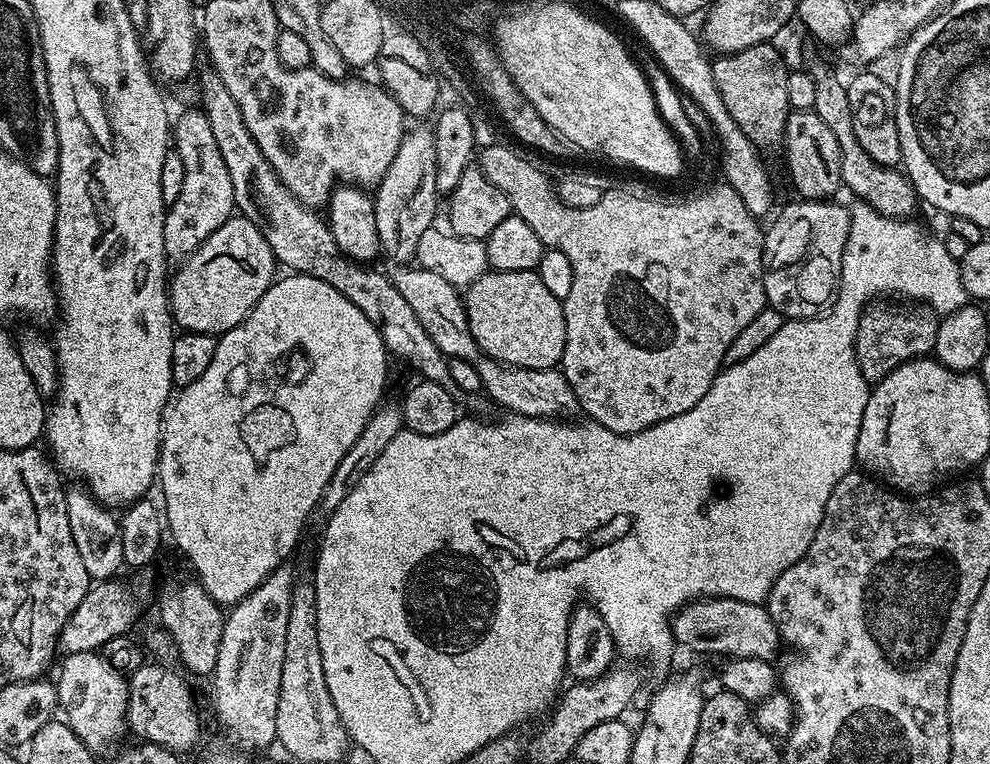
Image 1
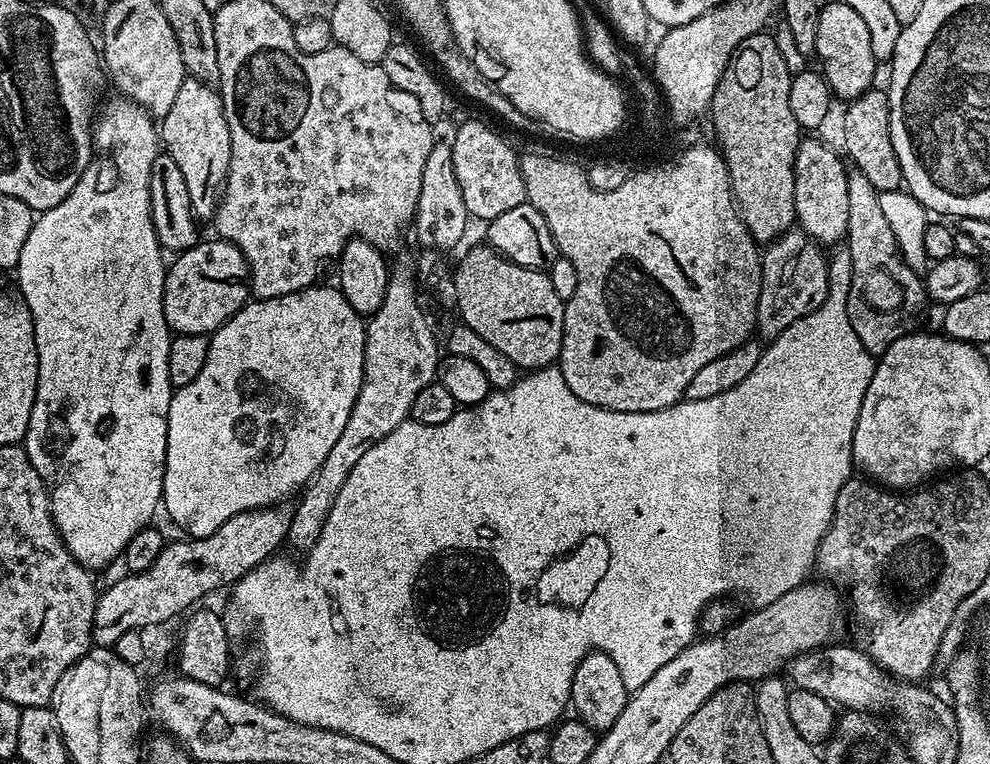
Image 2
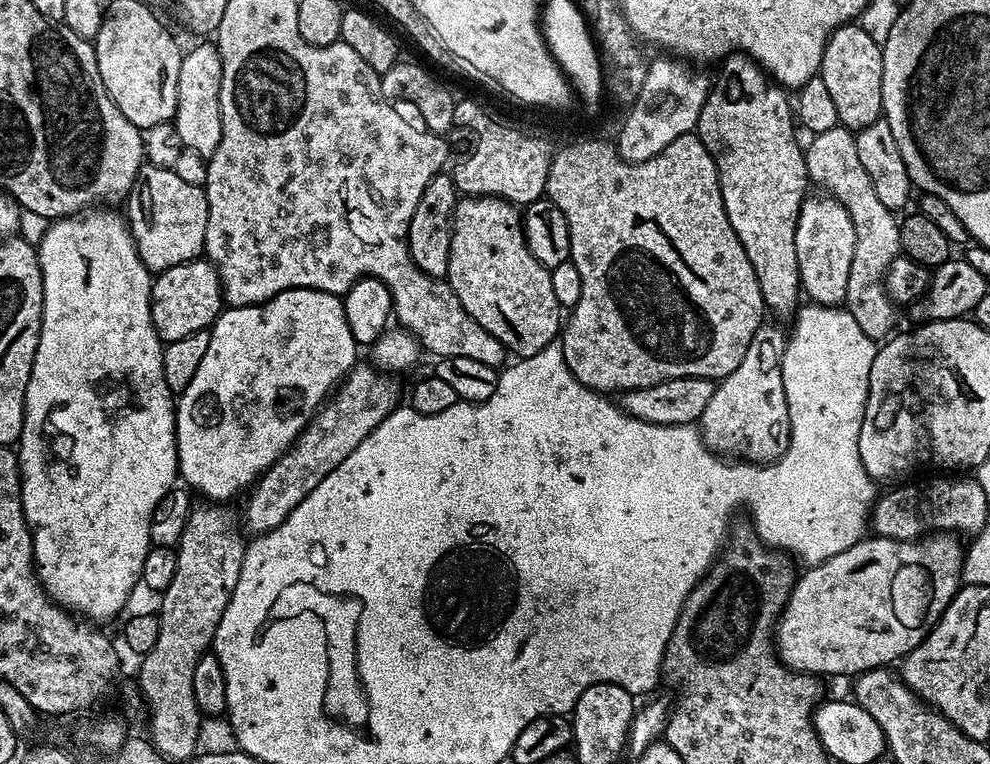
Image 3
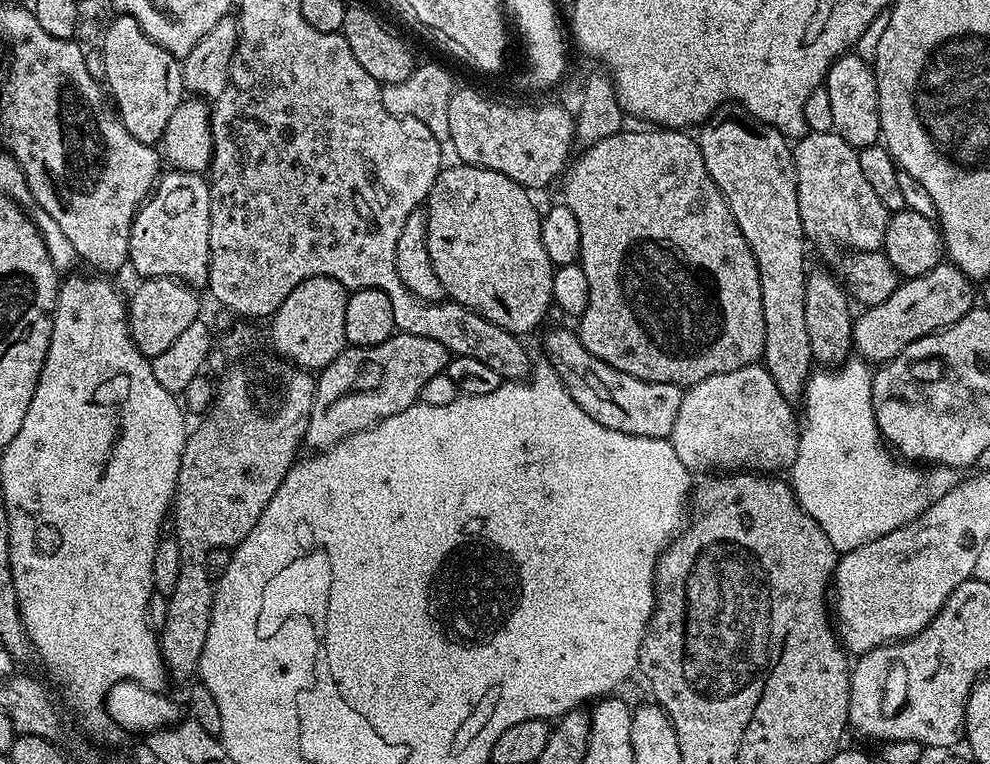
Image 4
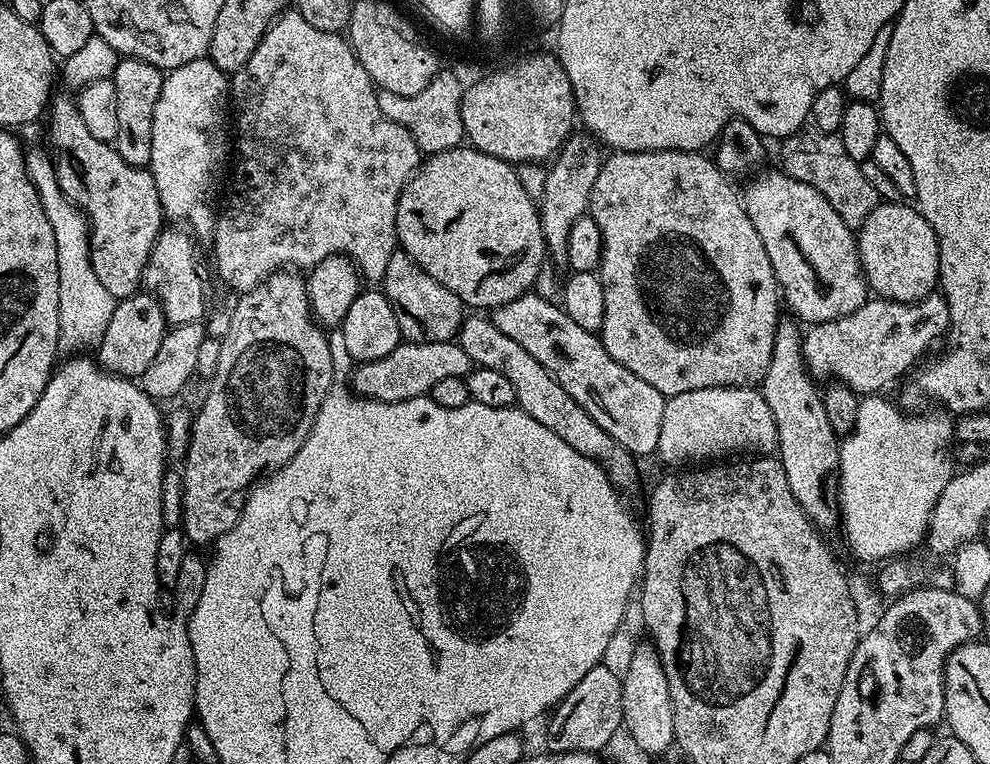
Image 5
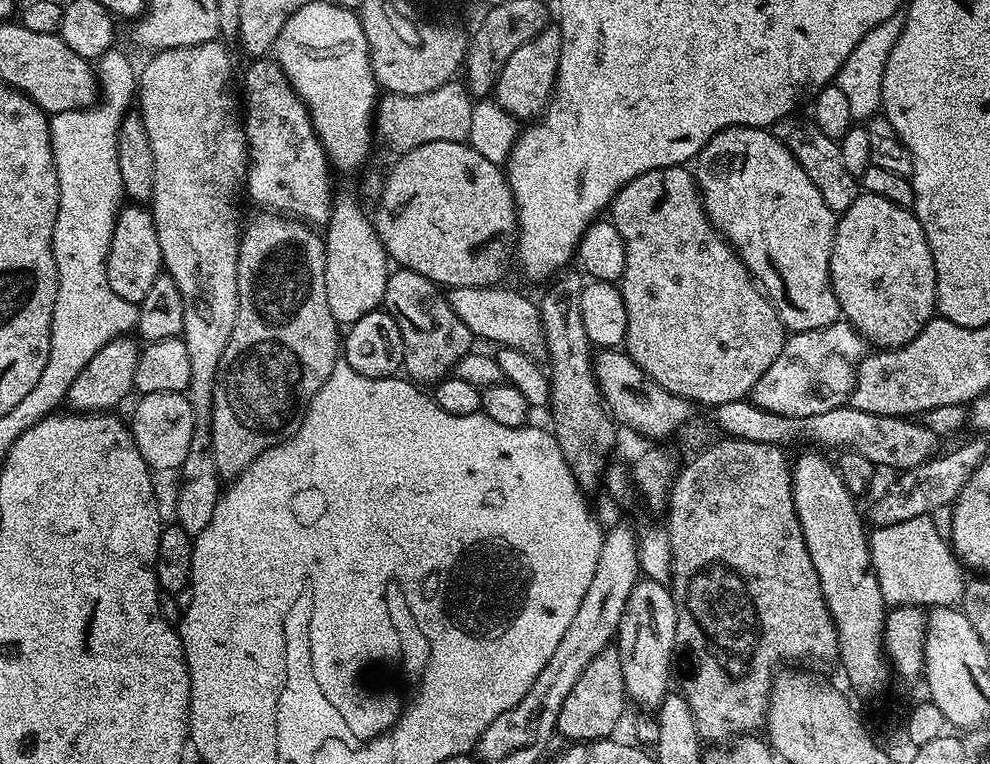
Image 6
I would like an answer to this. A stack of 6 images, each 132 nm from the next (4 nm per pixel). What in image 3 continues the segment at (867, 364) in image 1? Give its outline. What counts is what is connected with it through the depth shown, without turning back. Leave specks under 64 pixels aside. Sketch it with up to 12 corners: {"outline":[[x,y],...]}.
{"outline":[[837,126],[804,148],[809,181],[845,207],[857,244],[843,303],[880,342],[896,324],[884,275],[900,220]]}

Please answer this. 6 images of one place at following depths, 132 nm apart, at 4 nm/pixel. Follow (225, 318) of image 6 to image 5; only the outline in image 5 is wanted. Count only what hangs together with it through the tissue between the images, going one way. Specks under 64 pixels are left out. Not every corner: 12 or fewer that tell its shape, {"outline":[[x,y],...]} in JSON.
{"outline":[[201,58],[154,106],[150,171],[169,221],[211,237],[230,80]]}

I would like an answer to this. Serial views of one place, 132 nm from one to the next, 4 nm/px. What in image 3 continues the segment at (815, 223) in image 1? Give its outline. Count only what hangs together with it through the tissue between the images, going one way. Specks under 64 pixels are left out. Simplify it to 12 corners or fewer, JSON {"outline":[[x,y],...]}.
{"outline":[[765,322],[702,410],[704,445],[775,464],[790,442],[780,359]]}

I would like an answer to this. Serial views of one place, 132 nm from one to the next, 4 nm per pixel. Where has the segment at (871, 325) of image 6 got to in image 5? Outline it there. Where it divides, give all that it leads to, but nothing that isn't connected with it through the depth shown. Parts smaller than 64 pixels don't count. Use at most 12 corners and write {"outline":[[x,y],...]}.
{"outline":[[881,202],[856,236],[869,289],[917,304],[940,279],[930,222]]}

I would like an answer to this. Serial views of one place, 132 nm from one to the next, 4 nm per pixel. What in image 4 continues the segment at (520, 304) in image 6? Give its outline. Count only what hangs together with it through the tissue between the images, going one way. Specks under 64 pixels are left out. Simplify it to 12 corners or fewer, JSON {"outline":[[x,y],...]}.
{"outline":[[573,329],[544,352],[594,422],[671,437],[685,393],[594,358]]}

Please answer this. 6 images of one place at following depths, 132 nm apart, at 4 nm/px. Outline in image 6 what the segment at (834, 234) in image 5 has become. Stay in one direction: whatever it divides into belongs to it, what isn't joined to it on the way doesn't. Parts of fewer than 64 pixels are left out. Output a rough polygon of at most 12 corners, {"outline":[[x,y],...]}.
{"outline":[[763,128],[696,155],[705,216],[789,333],[841,319],[837,213]]}

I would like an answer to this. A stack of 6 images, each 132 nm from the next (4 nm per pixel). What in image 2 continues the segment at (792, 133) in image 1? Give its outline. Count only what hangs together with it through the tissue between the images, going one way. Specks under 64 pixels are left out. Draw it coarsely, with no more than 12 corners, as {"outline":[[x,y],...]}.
{"outline":[[801,139],[795,154],[799,229],[845,239],[848,170],[830,147]]}

